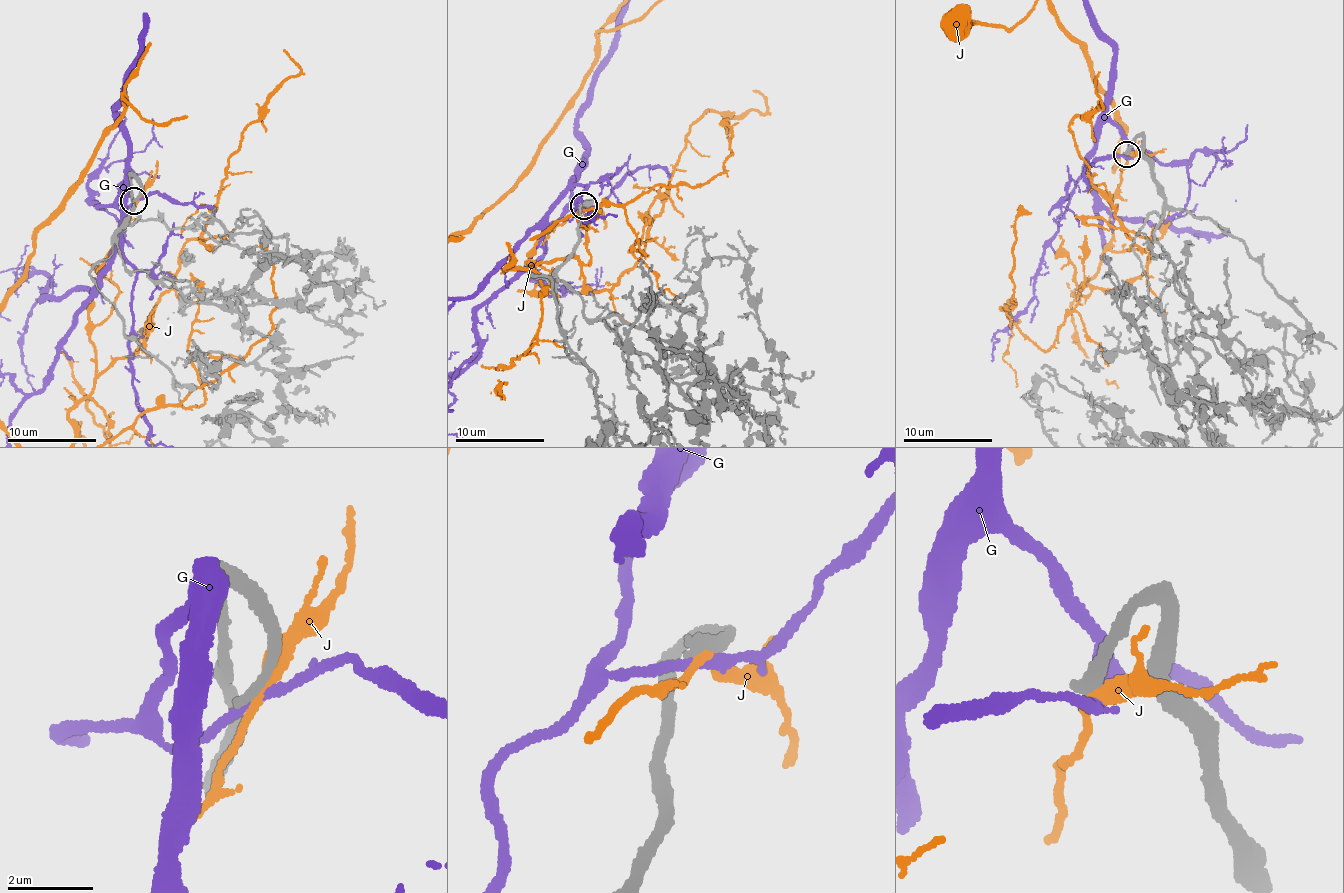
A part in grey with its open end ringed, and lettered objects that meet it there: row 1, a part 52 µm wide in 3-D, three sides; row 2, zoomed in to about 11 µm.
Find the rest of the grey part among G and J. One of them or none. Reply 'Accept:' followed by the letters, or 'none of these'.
Accept: none of these

